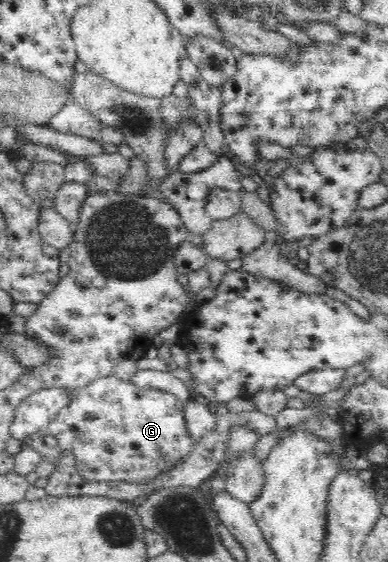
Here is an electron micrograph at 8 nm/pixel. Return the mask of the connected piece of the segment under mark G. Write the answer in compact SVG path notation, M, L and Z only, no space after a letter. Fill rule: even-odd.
M112 373L99 376L72 395L71 401L56 413L42 428L23 439L24 444L35 449L44 462L59 466L64 454L71 452L75 458L75 470L87 482L129 482L153 484L171 471L195 450L196 441L187 428L184 403L173 393L161 388L139 386L133 380L119 379Z

